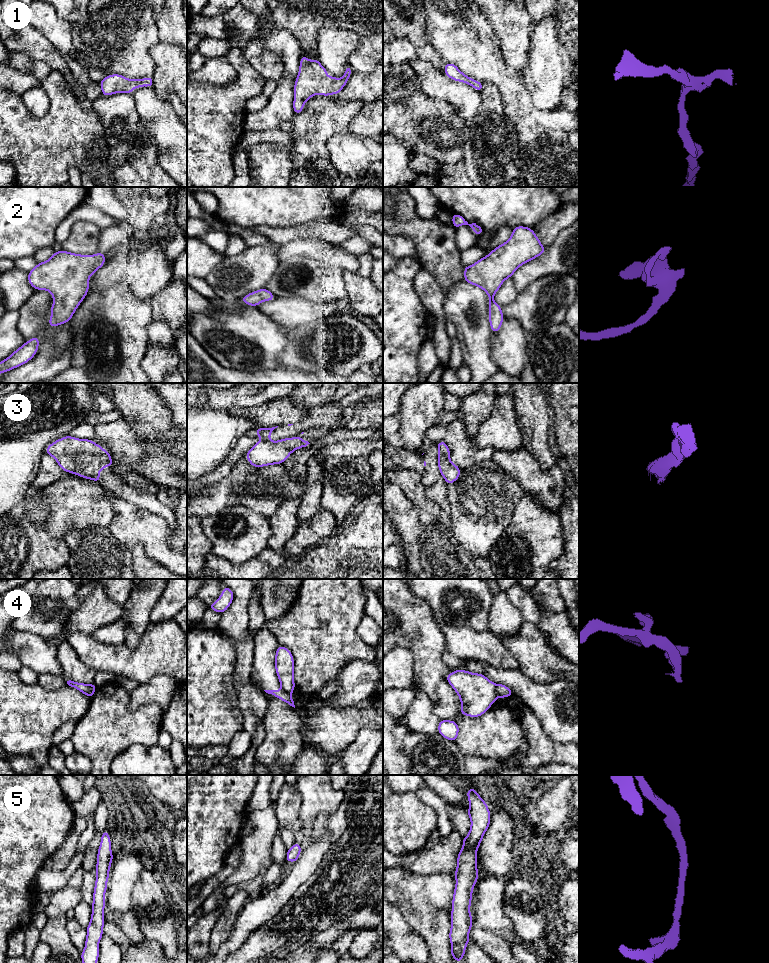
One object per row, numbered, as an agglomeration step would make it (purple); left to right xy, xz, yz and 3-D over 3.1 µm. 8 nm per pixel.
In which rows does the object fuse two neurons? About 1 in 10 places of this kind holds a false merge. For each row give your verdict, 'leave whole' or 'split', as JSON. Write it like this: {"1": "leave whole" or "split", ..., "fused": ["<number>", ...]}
{"1": "leave whole", "2": "leave whole", "3": "leave whole", "4": "split", "5": "leave whole", "fused": ["4"]}

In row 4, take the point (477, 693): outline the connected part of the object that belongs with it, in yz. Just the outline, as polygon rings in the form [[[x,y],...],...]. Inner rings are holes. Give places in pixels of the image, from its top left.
[[[458,669],[449,673],[446,680],[460,698],[461,715],[480,717],[497,699],[497,684],[483,674]]]

